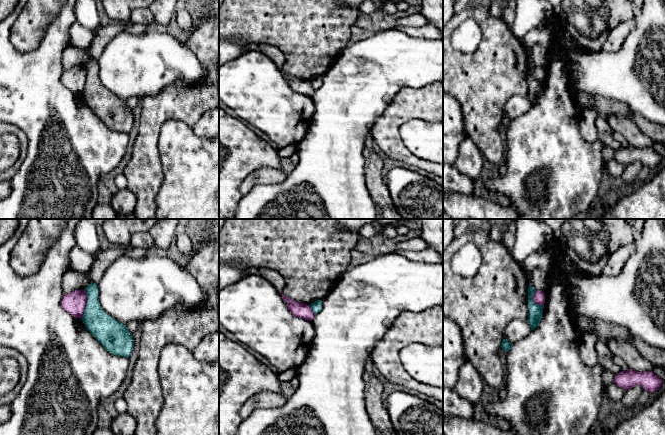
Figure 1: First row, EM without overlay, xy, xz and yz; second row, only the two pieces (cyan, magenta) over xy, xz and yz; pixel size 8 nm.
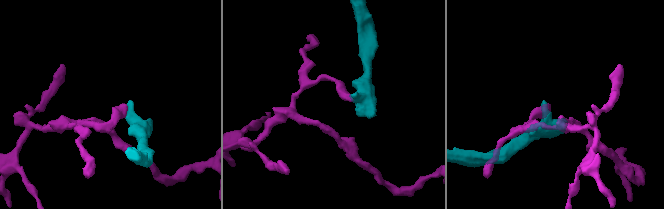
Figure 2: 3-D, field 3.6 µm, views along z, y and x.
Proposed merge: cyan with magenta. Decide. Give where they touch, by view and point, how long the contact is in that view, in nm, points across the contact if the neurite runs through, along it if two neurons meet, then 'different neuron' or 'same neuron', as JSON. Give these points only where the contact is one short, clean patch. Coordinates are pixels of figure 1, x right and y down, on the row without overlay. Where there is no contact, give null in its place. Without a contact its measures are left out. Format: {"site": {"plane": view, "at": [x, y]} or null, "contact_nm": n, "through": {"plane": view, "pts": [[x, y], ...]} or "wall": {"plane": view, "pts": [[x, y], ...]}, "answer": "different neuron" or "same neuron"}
{"site": {"plane": "xy", "at": [86, 80]}, "contact_nm": 240, "wall": {"plane": "xy", "pts": [[84, 65], [86, 80], [81, 94]]}, "answer": "different neuron"}

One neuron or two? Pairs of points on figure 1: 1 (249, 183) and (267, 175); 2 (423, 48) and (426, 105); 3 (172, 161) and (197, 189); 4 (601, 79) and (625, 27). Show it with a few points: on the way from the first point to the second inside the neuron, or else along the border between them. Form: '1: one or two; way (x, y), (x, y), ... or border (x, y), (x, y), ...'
1: one; way (253, 179), (263, 176)
2: two; border (432, 82), (416, 88), (402, 88)
3: one; way (179, 168), (193, 182)
4: two; border (629, 33), (624, 43), (617, 50), (602, 50)

